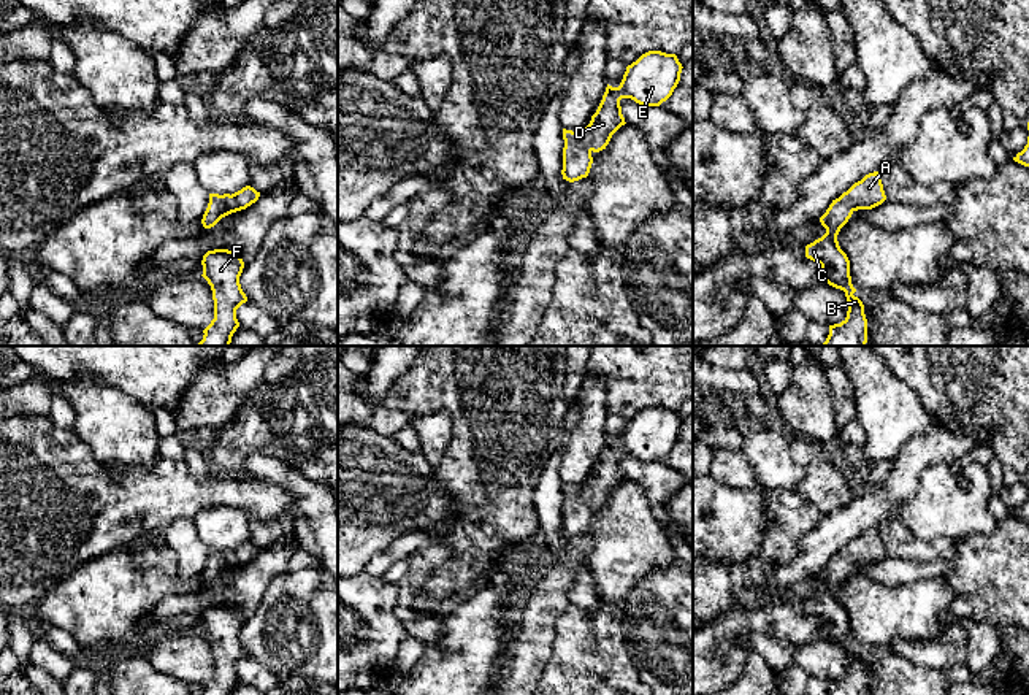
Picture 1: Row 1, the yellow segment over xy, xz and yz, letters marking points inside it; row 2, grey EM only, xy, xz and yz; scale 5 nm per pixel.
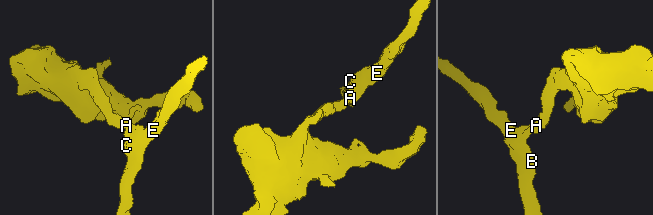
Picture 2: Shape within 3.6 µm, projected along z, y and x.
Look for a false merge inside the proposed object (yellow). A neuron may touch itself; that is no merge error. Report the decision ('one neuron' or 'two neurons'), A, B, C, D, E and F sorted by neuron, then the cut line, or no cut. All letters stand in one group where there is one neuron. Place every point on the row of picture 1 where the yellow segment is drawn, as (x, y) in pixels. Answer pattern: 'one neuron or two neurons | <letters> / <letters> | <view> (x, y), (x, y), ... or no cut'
one neuron | A B C D E F | no cut

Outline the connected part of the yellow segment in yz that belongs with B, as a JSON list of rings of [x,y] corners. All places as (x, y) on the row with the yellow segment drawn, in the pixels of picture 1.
[[[878,171],[866,175],[839,198],[832,200],[820,217],[826,233],[805,246],[805,257],[821,265],[821,281],[845,292],[848,301],[847,317],[829,325],[829,335],[820,346],[866,346],[867,319],[863,301],[853,294],[850,260],[840,249],[837,235],[858,209],[872,209],[886,200]]]

